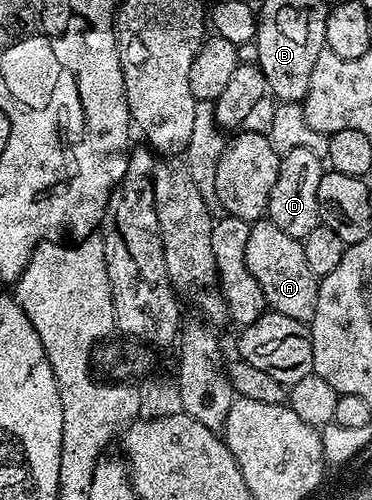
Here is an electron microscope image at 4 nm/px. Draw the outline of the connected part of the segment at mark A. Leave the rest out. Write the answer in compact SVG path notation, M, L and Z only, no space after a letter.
M267 216L260 217L250 225L250 236L246 240L246 268L254 275L254 280L262 287L268 310L273 314L290 316L290 320L311 323L314 308L318 308L318 288L320 283L310 272L306 261L304 243L301 239L282 232Z

